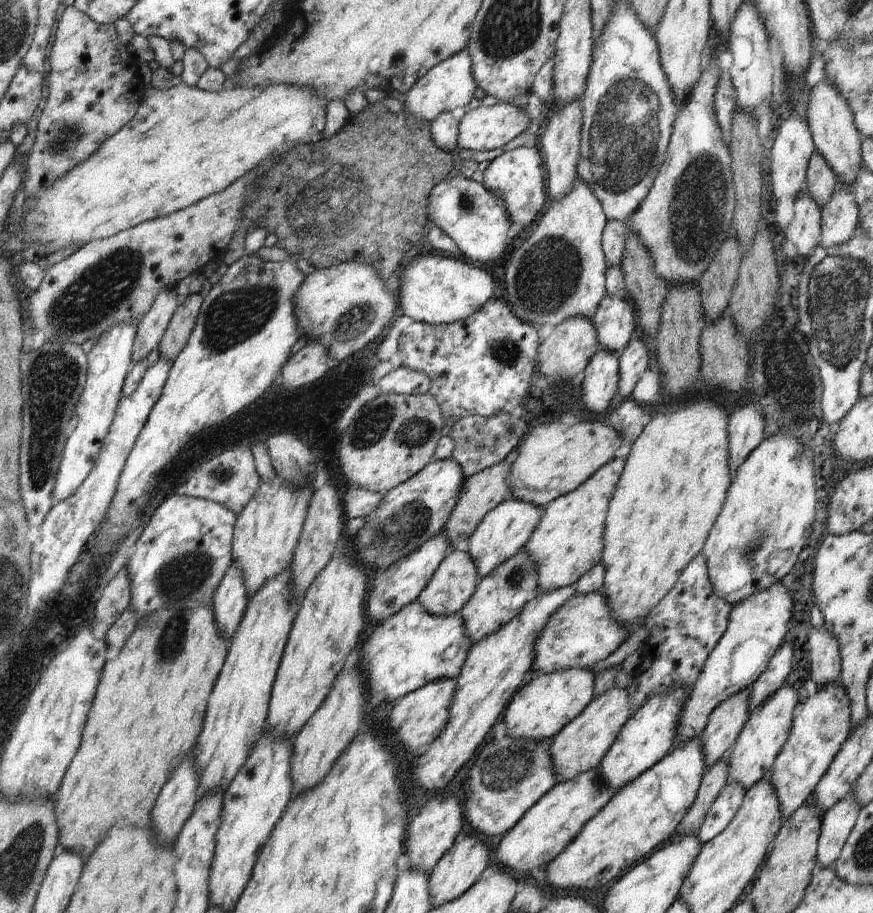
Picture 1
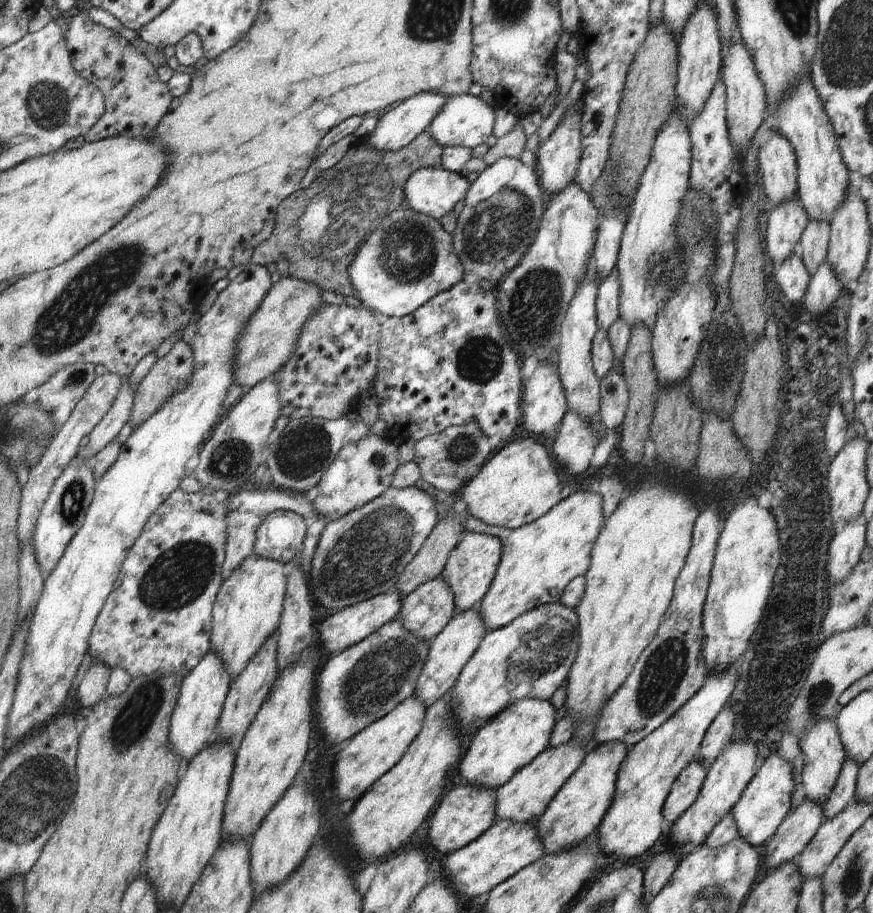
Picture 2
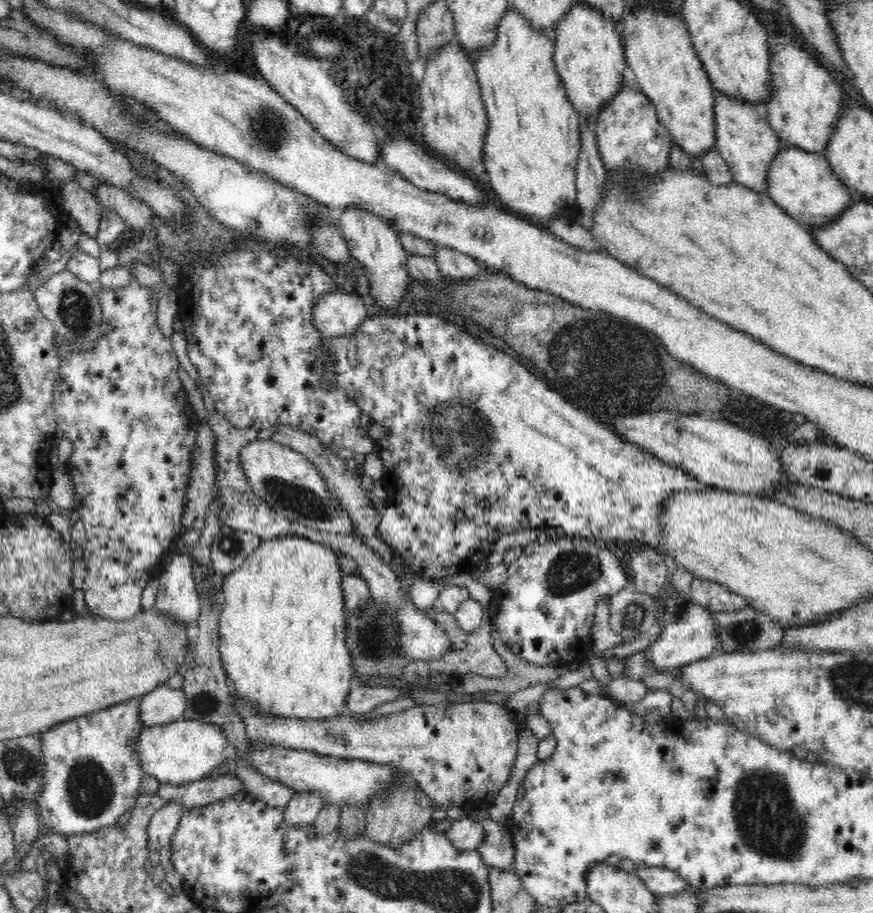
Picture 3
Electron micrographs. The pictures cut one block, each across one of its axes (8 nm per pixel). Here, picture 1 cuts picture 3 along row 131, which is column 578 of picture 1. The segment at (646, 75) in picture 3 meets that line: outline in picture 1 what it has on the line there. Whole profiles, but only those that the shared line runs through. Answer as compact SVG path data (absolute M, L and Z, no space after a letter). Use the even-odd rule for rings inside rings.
M565 668L552 674L534 678L515 692L504 710L506 736L542 740L553 738L569 722L572 722L594 698L595 675L587 668Z

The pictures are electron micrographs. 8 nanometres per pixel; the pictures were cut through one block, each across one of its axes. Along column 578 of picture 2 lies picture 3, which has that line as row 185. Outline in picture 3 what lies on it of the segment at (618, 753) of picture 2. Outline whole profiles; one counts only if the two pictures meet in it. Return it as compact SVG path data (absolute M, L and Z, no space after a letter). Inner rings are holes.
M780 147L768 167L765 193L794 220L806 226L820 226L844 212L852 202L847 187L834 174L824 154L805 151L798 147Z

